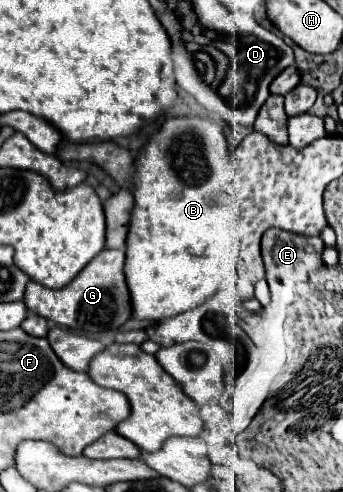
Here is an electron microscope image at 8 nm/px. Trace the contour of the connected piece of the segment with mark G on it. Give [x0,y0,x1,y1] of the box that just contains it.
[24,248,130,332]

